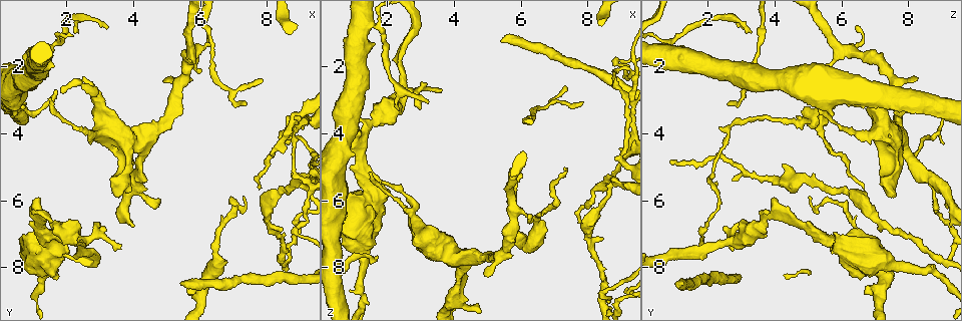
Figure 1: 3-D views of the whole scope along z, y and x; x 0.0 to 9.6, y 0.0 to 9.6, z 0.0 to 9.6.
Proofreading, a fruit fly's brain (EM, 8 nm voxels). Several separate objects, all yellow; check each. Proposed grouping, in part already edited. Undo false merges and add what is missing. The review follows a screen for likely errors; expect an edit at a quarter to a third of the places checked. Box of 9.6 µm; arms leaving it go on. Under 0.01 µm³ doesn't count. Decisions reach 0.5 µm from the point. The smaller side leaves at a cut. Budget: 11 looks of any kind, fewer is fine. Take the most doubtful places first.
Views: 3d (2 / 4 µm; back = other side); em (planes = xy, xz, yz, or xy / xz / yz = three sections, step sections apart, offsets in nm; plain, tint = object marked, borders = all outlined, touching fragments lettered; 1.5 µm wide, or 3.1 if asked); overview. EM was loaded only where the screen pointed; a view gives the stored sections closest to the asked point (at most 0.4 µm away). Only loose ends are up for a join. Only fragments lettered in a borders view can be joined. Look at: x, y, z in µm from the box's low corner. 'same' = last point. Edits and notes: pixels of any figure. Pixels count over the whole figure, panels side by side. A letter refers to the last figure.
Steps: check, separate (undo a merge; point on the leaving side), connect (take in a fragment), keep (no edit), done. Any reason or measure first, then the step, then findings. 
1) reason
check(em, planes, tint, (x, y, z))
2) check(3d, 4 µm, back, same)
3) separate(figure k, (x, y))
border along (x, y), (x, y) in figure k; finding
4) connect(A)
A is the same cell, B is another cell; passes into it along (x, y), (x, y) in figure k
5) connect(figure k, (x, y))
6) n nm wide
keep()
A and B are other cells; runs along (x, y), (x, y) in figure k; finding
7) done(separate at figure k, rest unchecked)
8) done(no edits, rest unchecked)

long arm stops here
check(3d, 4 µm, (5.40, 8.55, 1.25))

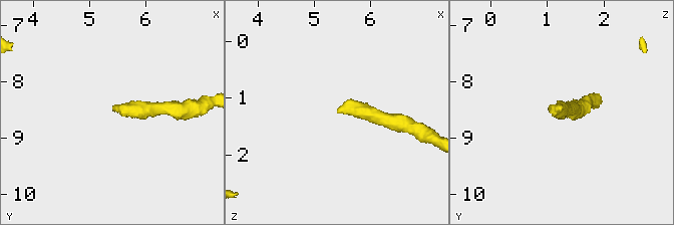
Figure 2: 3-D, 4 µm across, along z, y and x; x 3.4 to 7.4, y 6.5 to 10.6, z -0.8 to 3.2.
check(em, xy, step 8, borders, (5.45, 8.50, 1.25))

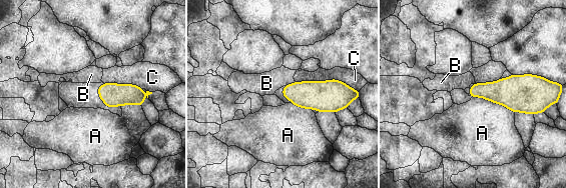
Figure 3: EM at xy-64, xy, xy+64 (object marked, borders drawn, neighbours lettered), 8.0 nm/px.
keep()
A, B and C are other cells; border along (481, 97), (502, 104), (514, 113) in figure 3; none of them fits

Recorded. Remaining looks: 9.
thin arm on a thick one
check(em, planes, tint, (0.70, 3.20, 8.05))

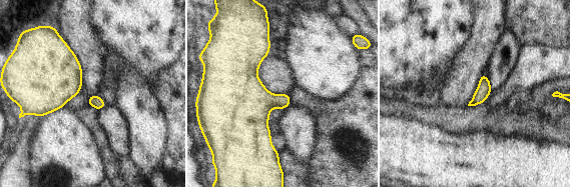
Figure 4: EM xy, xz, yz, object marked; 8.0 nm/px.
see the neighbours
check(em, planes, borders, same)

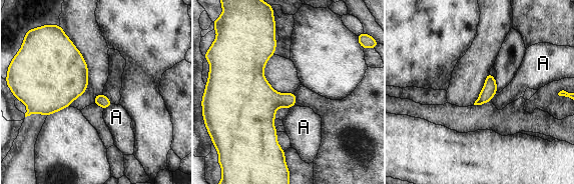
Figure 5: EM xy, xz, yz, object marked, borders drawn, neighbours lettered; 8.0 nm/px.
A touches over 90 nm
keep()
A is another cell; border along (496, 91), (491, 100) in figure 5; one cell here

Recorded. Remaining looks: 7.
long arm stops here
check(em, xz, step 8, borders, (1.45, 3.00, 5.15))

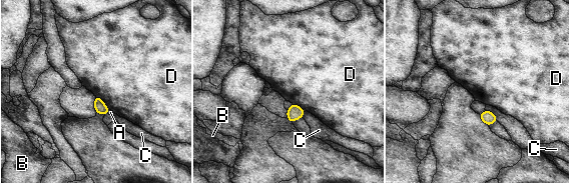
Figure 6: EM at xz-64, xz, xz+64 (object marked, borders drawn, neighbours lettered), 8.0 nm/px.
90 nm wide
keep()
A, B, C and D are other cells; border along (95, 95), (99, 97), (108, 109) in figure 6; no lettered fragment goes on from it

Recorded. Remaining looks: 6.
thin end
check(em, planes, tint, (8.65, 3.50, 9.00))

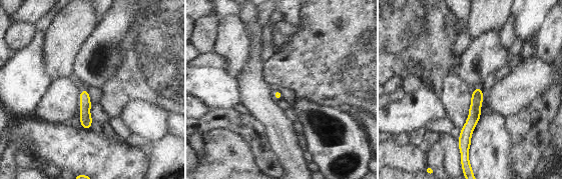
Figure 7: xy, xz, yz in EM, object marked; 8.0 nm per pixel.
check(em, planes, borders, same)

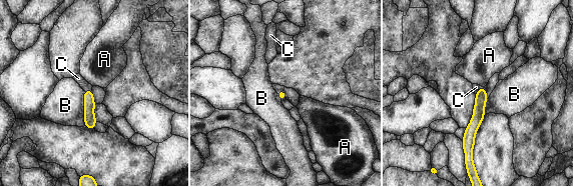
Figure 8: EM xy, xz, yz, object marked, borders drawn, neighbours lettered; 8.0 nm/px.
connect(C)
C is the same cell, A and B are other cells; passes into it along (89, 118), (87, 90), (78, 78) in figure 8; it goes on there

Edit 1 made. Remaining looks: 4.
done(connect at figure 8, rest unchecked)

